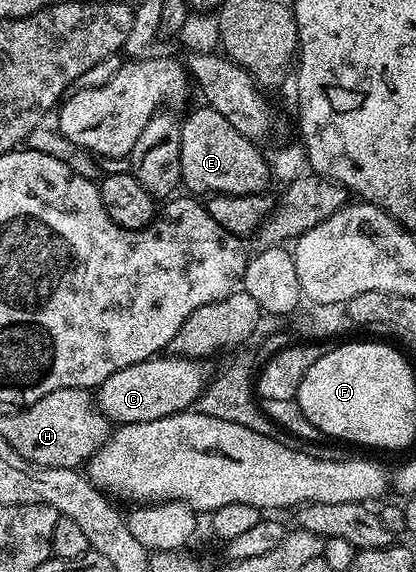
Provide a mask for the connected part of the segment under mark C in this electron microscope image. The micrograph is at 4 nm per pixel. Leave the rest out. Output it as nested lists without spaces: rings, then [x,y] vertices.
[[[161,354],[134,366],[126,366],[126,370],[110,374],[110,378],[95,389],[96,405],[107,420],[116,426],[154,422],[170,414],[189,411],[214,375],[213,369],[208,369],[204,364],[207,363],[200,358]]]

